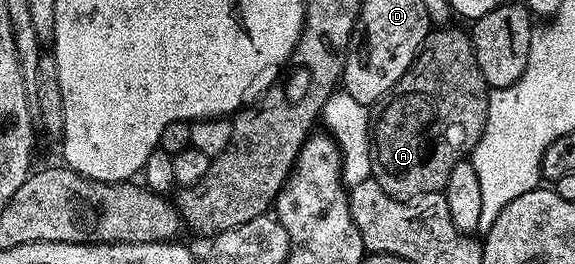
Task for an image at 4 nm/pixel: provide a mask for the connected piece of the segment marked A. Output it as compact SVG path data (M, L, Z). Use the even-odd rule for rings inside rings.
M439 26L428 32L425 42L420 46L415 55L415 61L409 66L398 82L395 83L383 97L381 103L374 109L371 121L371 174L379 183L381 190L385 190L396 200L418 200L420 196L427 196L430 192L442 192L449 182L449 174L453 174L453 166L461 159L470 157L471 151L477 146L477 142L483 137L485 130L485 118L489 110L489 89L485 78L481 74L481 66L477 66L477 54L473 50L473 42L466 31L452 26Z

